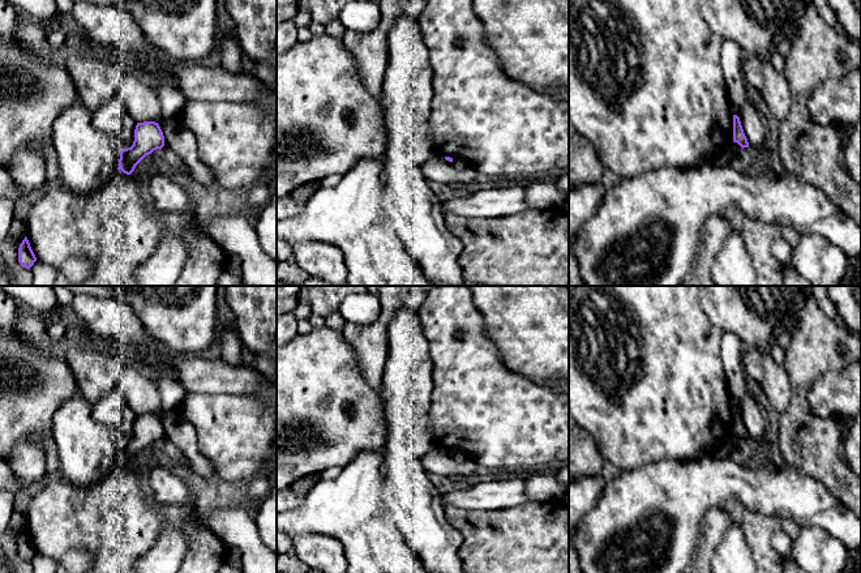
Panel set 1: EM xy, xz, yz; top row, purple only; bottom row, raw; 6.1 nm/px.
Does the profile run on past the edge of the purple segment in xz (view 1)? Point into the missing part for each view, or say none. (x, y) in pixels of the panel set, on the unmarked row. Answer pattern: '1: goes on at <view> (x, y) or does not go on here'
1: does not go on here

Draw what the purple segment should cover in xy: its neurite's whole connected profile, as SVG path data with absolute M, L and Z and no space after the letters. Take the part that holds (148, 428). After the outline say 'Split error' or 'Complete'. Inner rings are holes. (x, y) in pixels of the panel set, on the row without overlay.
M137 415L134 433L130 440L120 444L119 459L124 466L130 467L136 458L149 446L164 439L164 428L158 415Z. Complete

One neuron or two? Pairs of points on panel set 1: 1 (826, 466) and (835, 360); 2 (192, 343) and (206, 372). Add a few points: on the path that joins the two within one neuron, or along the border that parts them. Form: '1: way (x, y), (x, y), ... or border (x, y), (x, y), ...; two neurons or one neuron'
1: way (810, 437), (800, 415), (806, 379); one neuron
2: border (167, 350), (174, 354), (198, 355); two neurons

